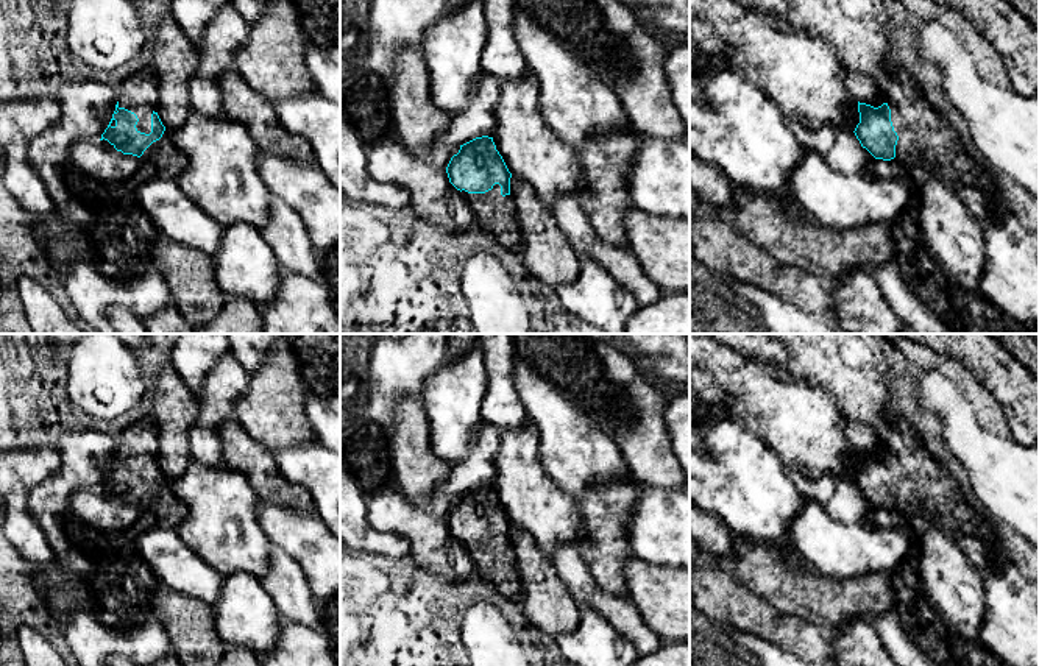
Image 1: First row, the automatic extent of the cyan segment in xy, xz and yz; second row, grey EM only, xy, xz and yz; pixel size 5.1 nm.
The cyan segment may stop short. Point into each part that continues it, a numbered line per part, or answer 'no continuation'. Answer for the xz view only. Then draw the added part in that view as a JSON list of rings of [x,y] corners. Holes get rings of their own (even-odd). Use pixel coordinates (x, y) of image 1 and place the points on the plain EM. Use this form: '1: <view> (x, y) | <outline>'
1: xz (496, 563) | [[[495,533],[485,543],[468,543],[465,540],[462,543],[480,577],[491,583],[504,597],[521,604],[523,585],[512,543],[502,546],[499,533]]]

